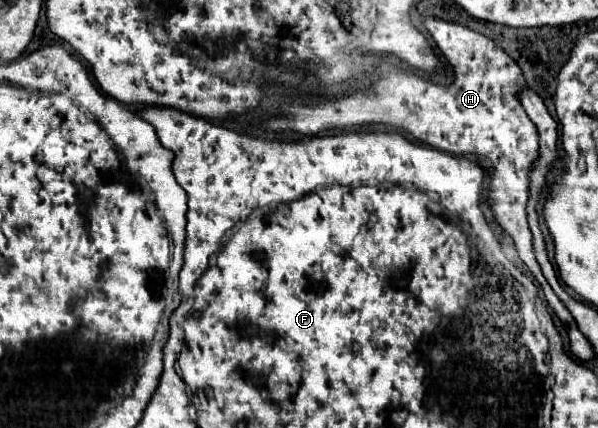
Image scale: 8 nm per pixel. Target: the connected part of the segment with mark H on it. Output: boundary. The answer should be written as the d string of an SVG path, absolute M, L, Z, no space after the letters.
M426 19L426 29L436 41L442 55L454 69L454 83L442 87L414 77L396 69L392 63L380 63L380 79L366 93L350 93L324 105L304 107L292 105L286 107L282 119L270 121L270 129L287 129L313 136L327 130L343 130L360 127L362 123L388 123L410 131L416 139L432 145L434 149L452 153L452 155L478 155L488 157L494 167L494 177L490 181L490 201L492 211L502 225L502 229L512 235L516 243L518 257L538 279L548 305L556 311L562 321L574 321L566 305L548 285L542 269L534 257L532 233L528 227L528 185L530 171L534 161L540 157L538 131L534 123L526 117L526 111L520 103L520 91L526 87L522 71L516 61L506 55L492 39L442 19Z

